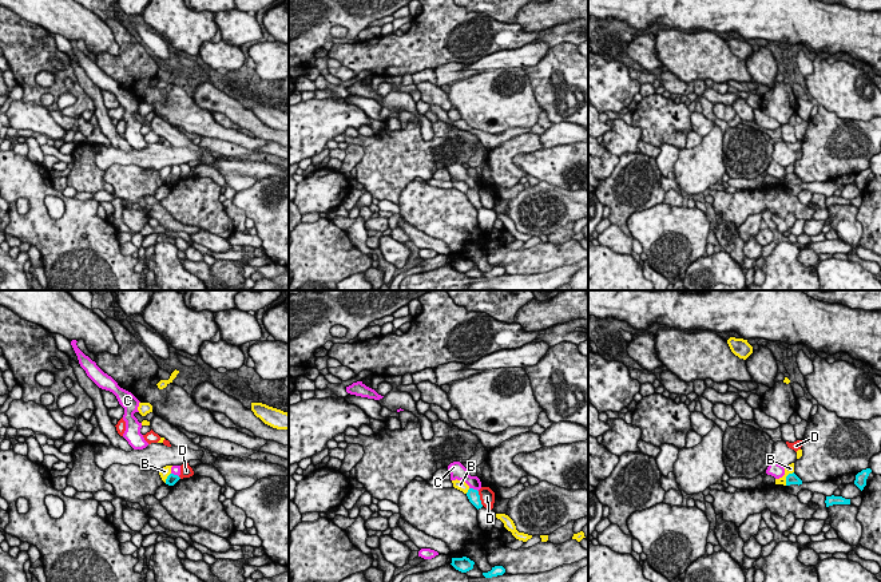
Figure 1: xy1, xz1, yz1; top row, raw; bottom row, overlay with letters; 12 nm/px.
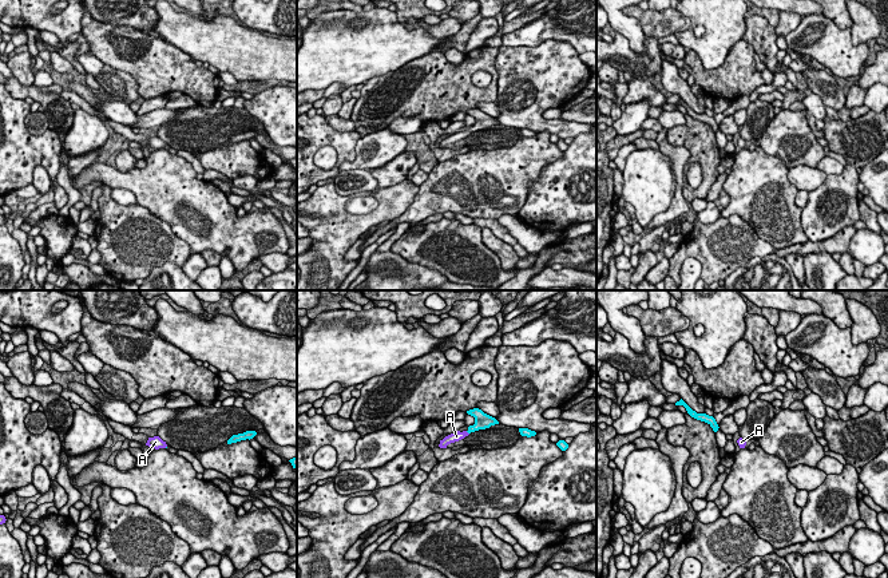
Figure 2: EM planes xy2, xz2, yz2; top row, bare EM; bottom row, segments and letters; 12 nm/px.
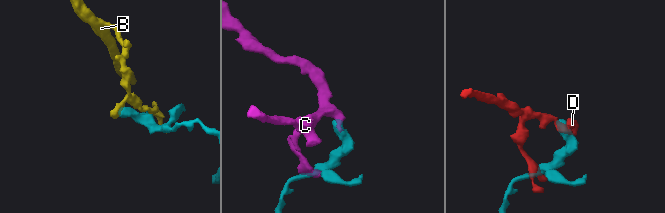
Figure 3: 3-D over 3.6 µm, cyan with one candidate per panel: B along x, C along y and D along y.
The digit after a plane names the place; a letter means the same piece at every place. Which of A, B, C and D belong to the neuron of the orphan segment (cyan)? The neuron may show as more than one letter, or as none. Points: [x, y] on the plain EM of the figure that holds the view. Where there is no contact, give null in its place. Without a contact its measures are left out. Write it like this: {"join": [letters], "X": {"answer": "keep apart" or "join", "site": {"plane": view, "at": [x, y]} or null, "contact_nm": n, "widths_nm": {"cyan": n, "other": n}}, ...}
{"join": ["A"], "A": {"answer": "join", "site": null}, "B": {"answer": "keep apart", "site": {"plane": "yz1", "at": [786, 178]}, "contact_nm": 200, "widths_nm": {"cyan": 130, "other": 100}}, "C": {"answer": "keep apart", "site": {"plane": "xz1", "at": [472, 189]}, "contact_nm": 120, "widths_nm": {"cyan": 140, "other": 180}}, "D": {"answer": "keep apart", "site": {"plane": "xz1", "at": [479, 198]}, "contact_nm": 190, "widths_nm": {"cyan": 140, "other": 190}}}

